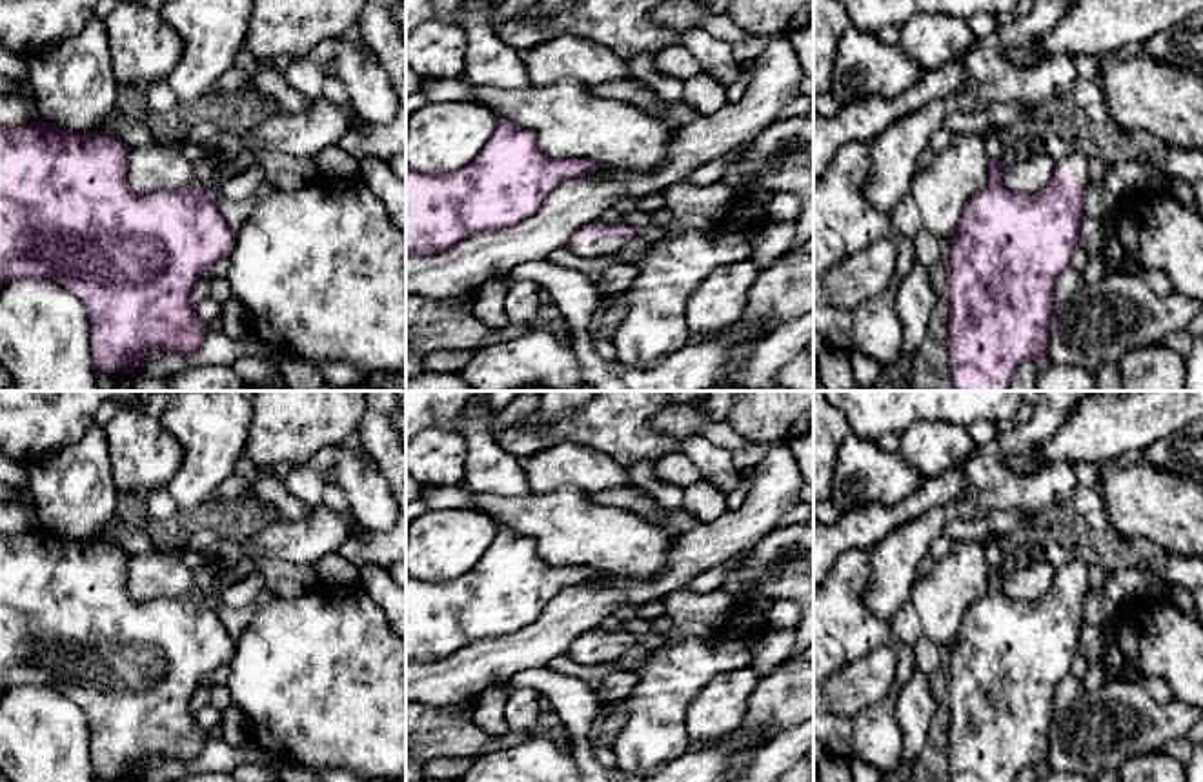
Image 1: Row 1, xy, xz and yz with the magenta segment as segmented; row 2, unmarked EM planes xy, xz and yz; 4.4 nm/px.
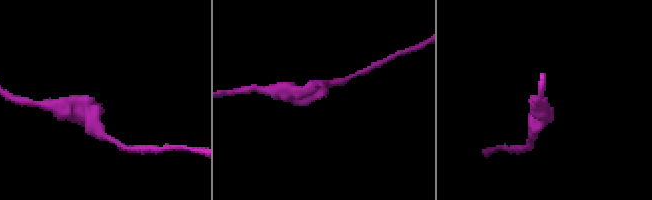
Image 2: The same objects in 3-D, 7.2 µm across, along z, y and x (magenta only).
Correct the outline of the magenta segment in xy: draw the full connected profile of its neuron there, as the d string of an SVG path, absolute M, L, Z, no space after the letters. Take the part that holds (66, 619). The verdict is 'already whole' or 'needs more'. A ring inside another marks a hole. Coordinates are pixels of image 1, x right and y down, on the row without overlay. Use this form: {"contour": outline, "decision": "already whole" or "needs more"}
{"contour": "M44 527L29 533L0 533L0 695L15 686L53 686L75 702L86 715L91 740L93 773L100 780L135 782L136 769L149 758L191 762L209 740L191 711L191 698L200 680L217 667L226 666L235 653L235 638L226 631L215 611L215 604L202 591L191 597L164 597L147 602L135 600L127 593L127 564L131 555L106 540L69 540Z", "decision": "already whole"}

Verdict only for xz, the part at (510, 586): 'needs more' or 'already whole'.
already whole

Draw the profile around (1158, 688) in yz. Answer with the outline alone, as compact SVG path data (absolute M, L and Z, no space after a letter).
M1150 677L1145 680L1148 695L1158 702L1158 704L1167 704L1168 700L1174 698L1170 686L1159 678L1159 677Z

